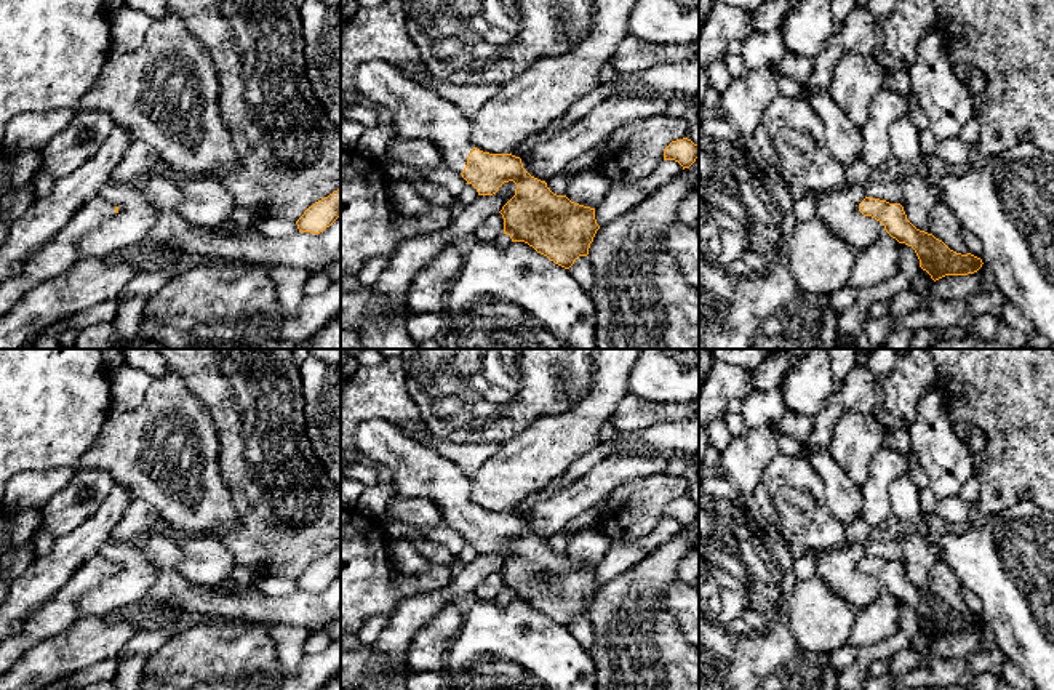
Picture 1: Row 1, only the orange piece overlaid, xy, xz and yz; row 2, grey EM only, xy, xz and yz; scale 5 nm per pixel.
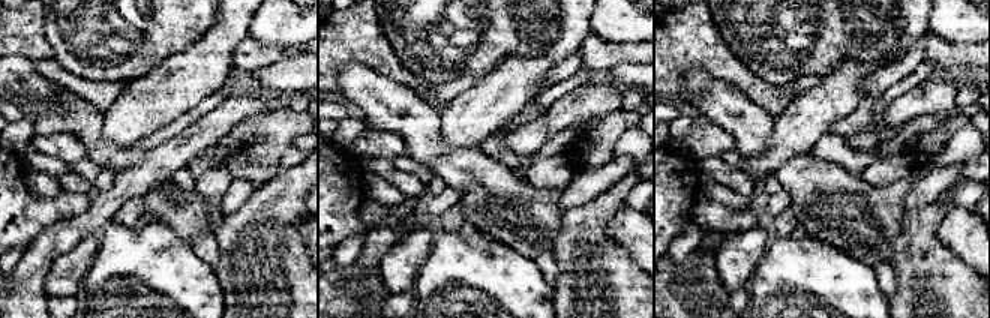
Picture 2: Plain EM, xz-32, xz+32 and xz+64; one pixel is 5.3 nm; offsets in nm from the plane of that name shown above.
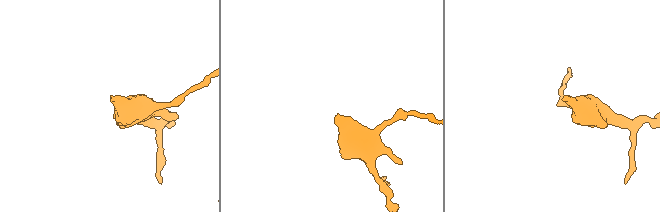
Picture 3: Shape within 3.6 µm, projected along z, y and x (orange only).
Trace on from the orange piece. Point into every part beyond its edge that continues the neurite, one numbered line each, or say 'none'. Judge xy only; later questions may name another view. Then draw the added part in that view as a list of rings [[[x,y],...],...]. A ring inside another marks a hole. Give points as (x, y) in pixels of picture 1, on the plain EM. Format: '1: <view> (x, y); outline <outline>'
1: xy (61, 610); outline [[[101,552],[83,564],[64,588],[27,620],[19,636],[0,644],[0,674],[6,672],[26,650],[69,628],[80,616],[78,600],[115,573],[115,564]]]

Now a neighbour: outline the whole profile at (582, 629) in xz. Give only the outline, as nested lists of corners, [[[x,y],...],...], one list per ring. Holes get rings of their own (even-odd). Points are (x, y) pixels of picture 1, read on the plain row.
[[[579,615],[574,623],[568,628],[571,634],[581,642],[581,645],[590,652],[595,644],[595,629],[587,615]]]

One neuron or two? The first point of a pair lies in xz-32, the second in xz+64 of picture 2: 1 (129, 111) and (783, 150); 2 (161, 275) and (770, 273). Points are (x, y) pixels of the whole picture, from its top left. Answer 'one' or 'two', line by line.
1: one
2: one

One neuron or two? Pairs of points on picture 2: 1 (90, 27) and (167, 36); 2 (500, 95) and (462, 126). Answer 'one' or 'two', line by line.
1: one
2: one

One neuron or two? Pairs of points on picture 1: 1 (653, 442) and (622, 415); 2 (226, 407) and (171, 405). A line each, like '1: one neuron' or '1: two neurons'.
1: two neurons
2: two neurons

